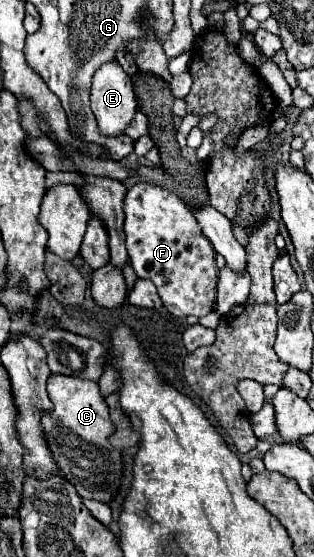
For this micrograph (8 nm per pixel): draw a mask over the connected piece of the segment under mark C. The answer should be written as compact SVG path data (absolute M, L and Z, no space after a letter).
M51 375L47 389L53 411L43 413L41 427L53 461L83 499L109 503L121 483L121 451L107 445L107 437L113 433L113 423L109 419L109 407L99 393L99 385L77 377Z

